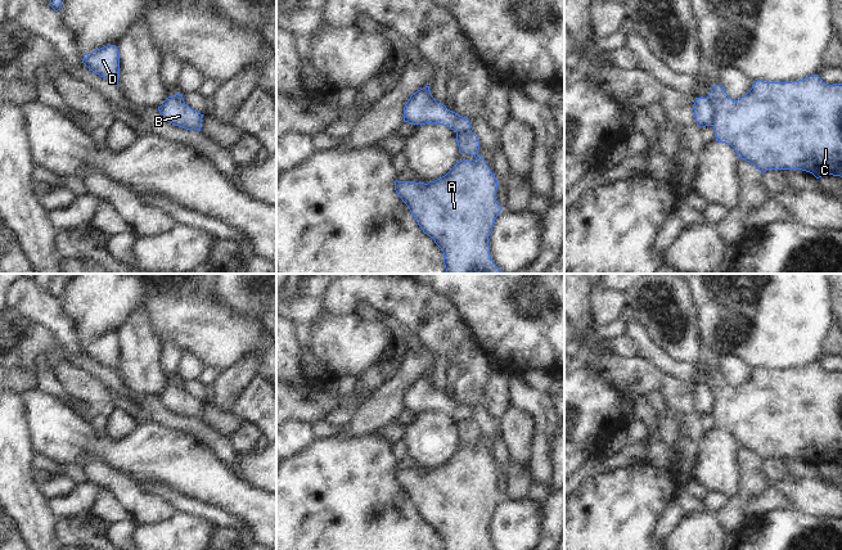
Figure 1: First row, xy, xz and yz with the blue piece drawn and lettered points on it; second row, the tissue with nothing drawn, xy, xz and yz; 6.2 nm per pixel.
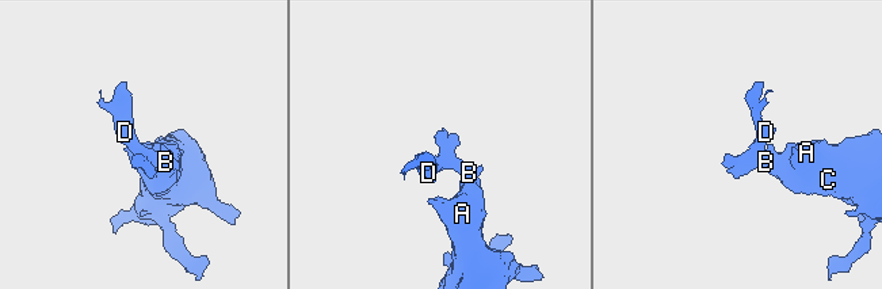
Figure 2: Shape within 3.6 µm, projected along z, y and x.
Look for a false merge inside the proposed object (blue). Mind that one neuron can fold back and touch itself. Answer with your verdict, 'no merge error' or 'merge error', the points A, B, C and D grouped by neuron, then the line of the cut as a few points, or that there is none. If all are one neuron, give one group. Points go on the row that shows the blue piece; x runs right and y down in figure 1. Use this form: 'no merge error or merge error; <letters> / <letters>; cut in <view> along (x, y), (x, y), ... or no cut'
merge error; A C / B D; cut in yz along (707, 97), (714, 112), (714, 125)

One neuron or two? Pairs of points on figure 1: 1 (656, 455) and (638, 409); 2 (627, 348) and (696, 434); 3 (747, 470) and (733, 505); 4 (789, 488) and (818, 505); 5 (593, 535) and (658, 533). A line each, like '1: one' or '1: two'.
1: one
2: two
3: one
4: one
5: two

